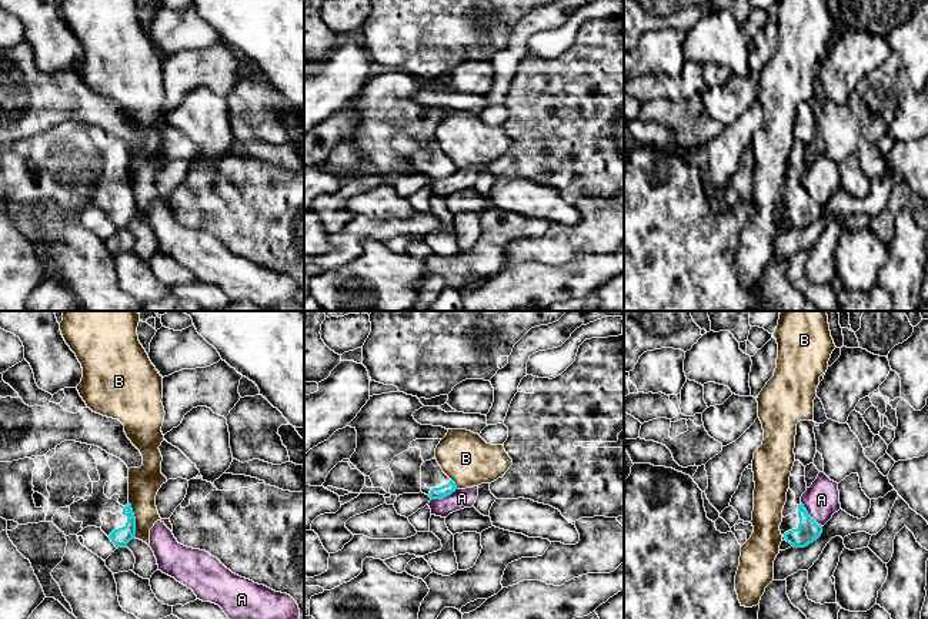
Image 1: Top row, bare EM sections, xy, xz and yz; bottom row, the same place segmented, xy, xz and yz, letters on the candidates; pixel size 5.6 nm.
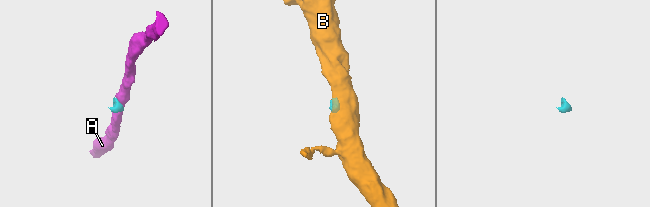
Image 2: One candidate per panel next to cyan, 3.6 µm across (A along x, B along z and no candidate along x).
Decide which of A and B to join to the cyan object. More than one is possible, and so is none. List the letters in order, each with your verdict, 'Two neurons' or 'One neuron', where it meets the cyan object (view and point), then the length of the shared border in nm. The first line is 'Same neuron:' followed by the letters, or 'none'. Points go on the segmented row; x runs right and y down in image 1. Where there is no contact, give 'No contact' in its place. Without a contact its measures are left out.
Same neuron: none
A: Two neurons. Touches cyan at xz (443, 497). Shared border 160 nm
B: Two neurons. Touches cyan at xy (134, 519). Shared border 200 nm

